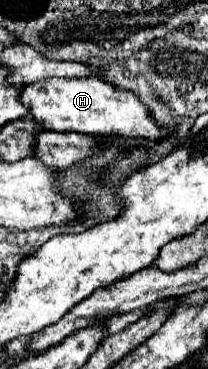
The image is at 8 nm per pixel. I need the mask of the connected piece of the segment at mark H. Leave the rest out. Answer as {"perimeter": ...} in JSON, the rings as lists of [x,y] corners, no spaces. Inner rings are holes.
{"perimeter":[[[49,77],[43,81],[23,85],[21,97],[29,113],[45,129],[51,131],[75,131],[87,135],[123,135],[123,137],[147,137],[161,139],[171,129],[161,127],[149,115],[149,109],[131,91],[119,91],[99,77]]]}

